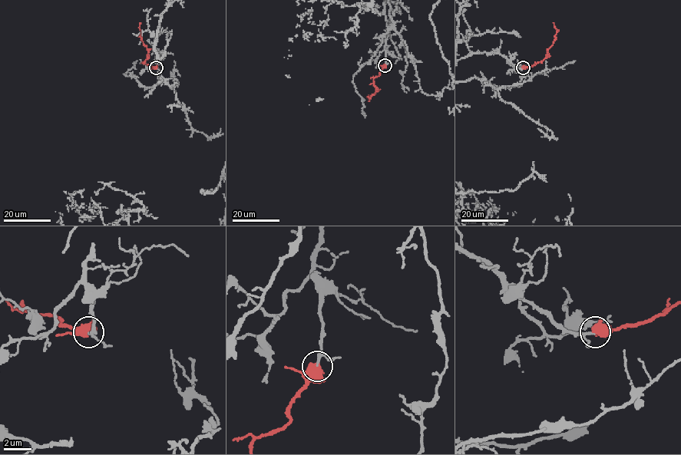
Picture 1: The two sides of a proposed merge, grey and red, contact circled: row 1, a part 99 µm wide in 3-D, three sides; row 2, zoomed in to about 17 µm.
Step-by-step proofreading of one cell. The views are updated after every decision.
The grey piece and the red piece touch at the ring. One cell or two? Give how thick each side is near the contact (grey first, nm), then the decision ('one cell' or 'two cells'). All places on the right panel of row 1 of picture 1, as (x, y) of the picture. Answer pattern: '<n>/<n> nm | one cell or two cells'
150/700 nm | one cell

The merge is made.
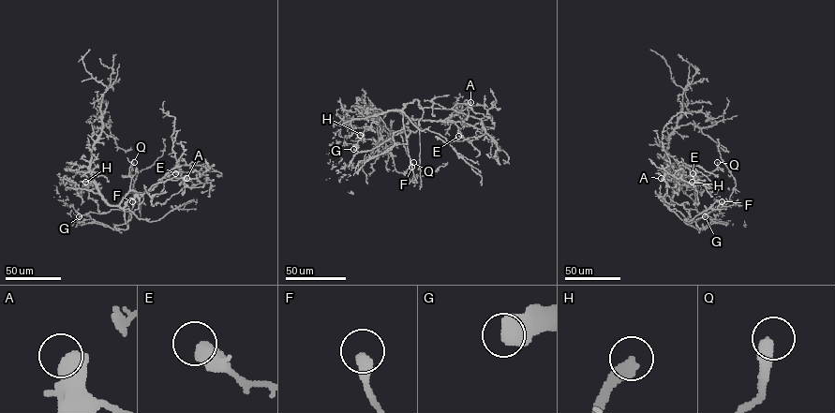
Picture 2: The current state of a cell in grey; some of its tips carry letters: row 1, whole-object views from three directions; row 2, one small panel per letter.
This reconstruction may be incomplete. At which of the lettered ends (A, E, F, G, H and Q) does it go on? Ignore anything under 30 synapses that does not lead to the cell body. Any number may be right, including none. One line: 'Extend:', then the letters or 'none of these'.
Extend: Q

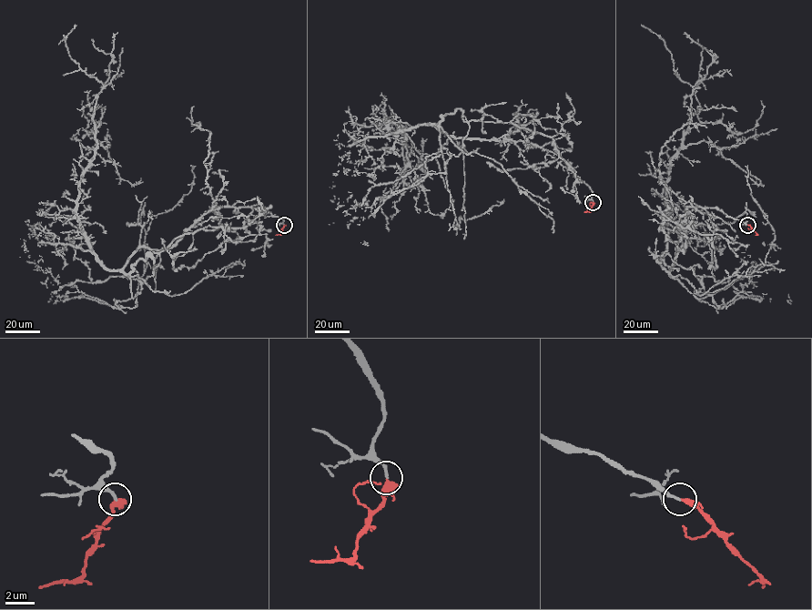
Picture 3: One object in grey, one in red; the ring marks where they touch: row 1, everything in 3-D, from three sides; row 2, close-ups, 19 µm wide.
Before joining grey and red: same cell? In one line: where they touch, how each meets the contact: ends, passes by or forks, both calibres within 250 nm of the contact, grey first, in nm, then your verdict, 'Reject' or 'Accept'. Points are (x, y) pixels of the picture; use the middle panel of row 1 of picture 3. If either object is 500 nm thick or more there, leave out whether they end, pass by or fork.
Place: (593, 202). At the ring grey ends. At the ring red ends. Thickness 180 nm (grey) against 440 nm. Accept

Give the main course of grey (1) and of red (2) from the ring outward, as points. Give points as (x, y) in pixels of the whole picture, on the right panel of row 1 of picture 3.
1: (747, 224), (688, 207), (671, 269), (680, 233), (665, 184), (693, 87), (641, 25)
2: (747, 224), (757, 235)

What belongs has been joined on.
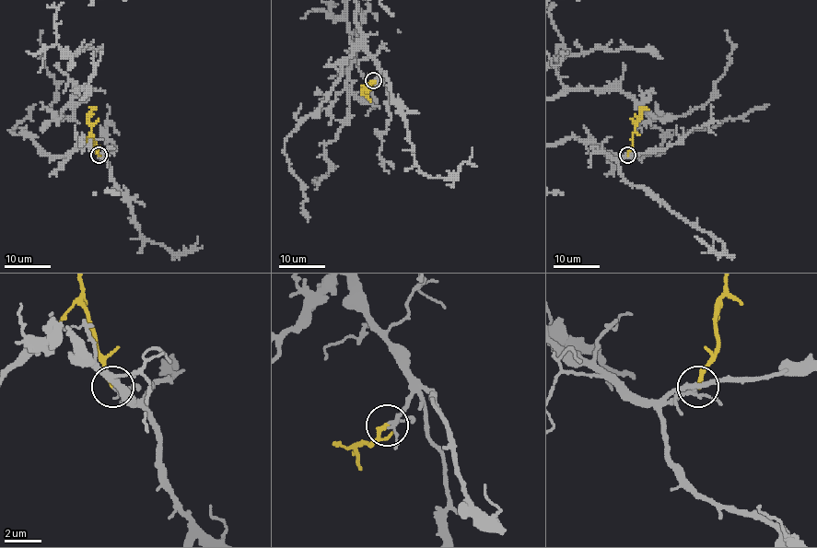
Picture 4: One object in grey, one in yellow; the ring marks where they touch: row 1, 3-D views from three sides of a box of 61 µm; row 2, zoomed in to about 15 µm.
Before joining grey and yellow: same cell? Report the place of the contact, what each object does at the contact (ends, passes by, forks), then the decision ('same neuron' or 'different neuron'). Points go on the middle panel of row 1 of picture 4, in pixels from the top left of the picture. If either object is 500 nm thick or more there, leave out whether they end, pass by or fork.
at (373, 80); grey forks there; yellow ends there; same neuron

